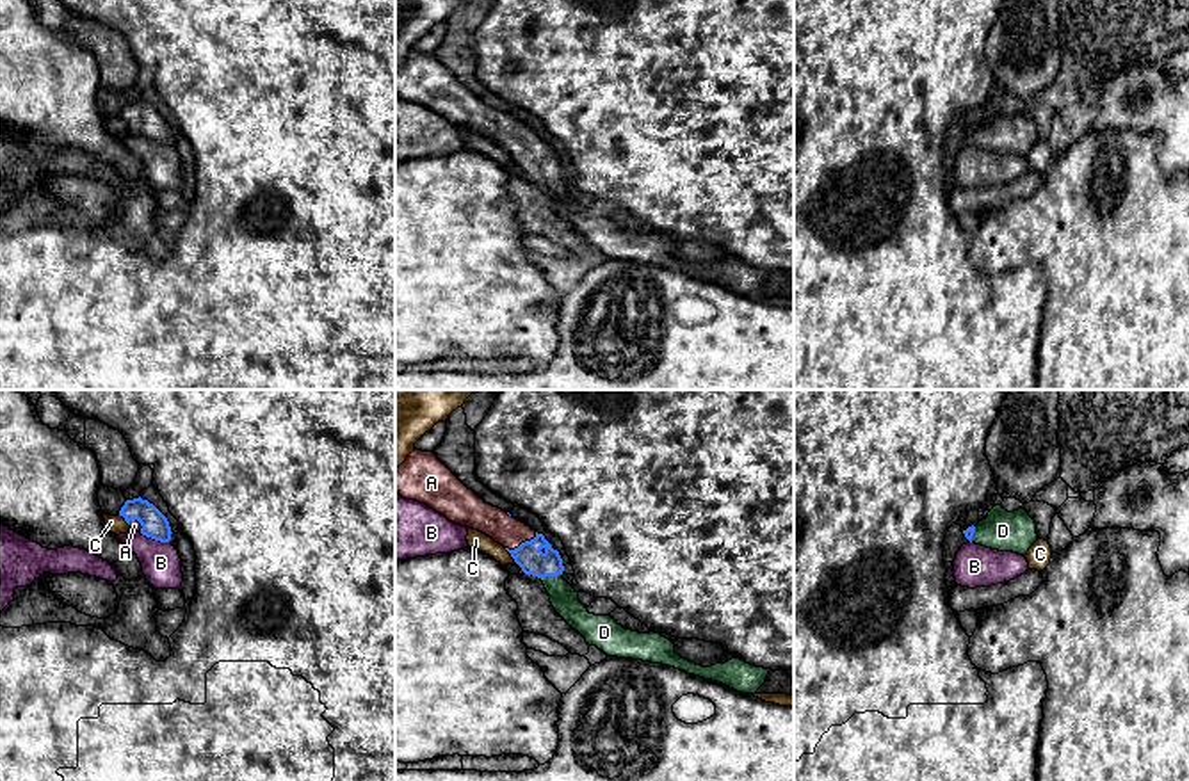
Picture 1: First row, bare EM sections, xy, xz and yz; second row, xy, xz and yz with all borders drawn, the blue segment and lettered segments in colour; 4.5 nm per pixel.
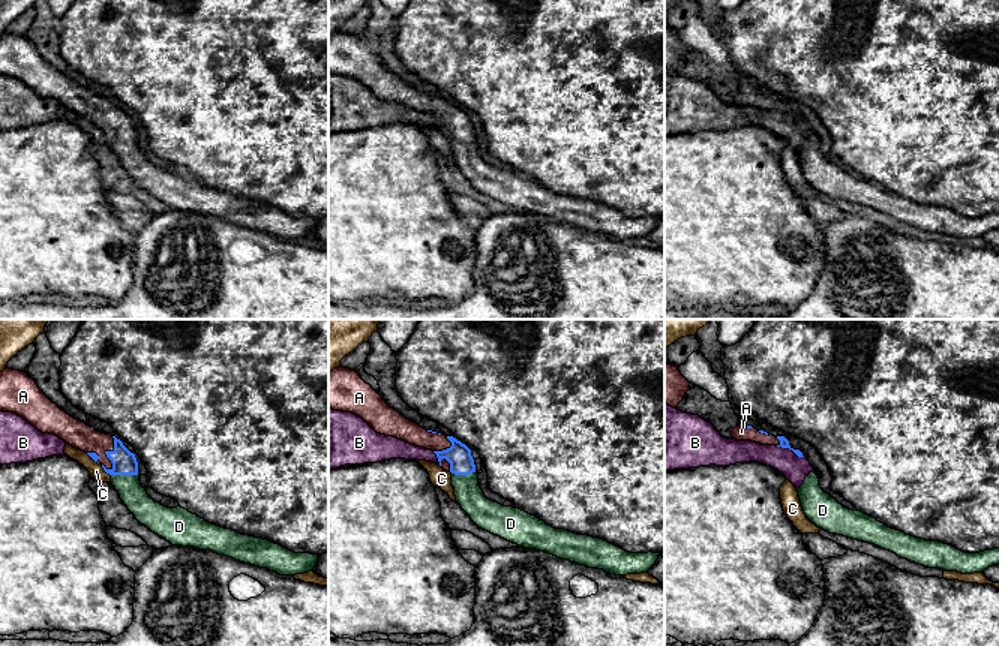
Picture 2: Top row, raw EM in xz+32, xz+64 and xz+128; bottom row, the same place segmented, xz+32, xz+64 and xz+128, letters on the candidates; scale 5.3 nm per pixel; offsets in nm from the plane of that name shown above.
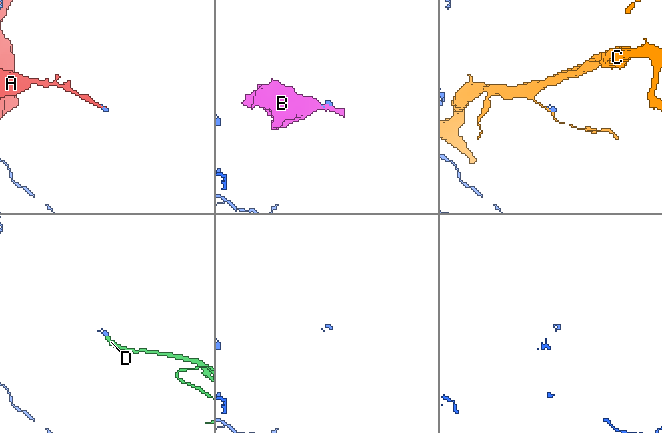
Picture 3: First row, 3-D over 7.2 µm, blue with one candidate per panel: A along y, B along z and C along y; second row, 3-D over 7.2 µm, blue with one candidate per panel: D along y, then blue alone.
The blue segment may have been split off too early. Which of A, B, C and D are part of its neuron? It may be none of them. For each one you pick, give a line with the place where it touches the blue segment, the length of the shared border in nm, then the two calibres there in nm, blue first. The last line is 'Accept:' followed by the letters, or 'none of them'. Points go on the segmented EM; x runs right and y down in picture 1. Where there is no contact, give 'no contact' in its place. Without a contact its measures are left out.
A: xz (522, 543) | 160 nm | 120/140 nm
D: xz (550, 575) | 100 nm | 120/120 nm
Accept: A, D

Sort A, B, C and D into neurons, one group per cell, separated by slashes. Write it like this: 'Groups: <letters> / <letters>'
Groups: A D / B / C

